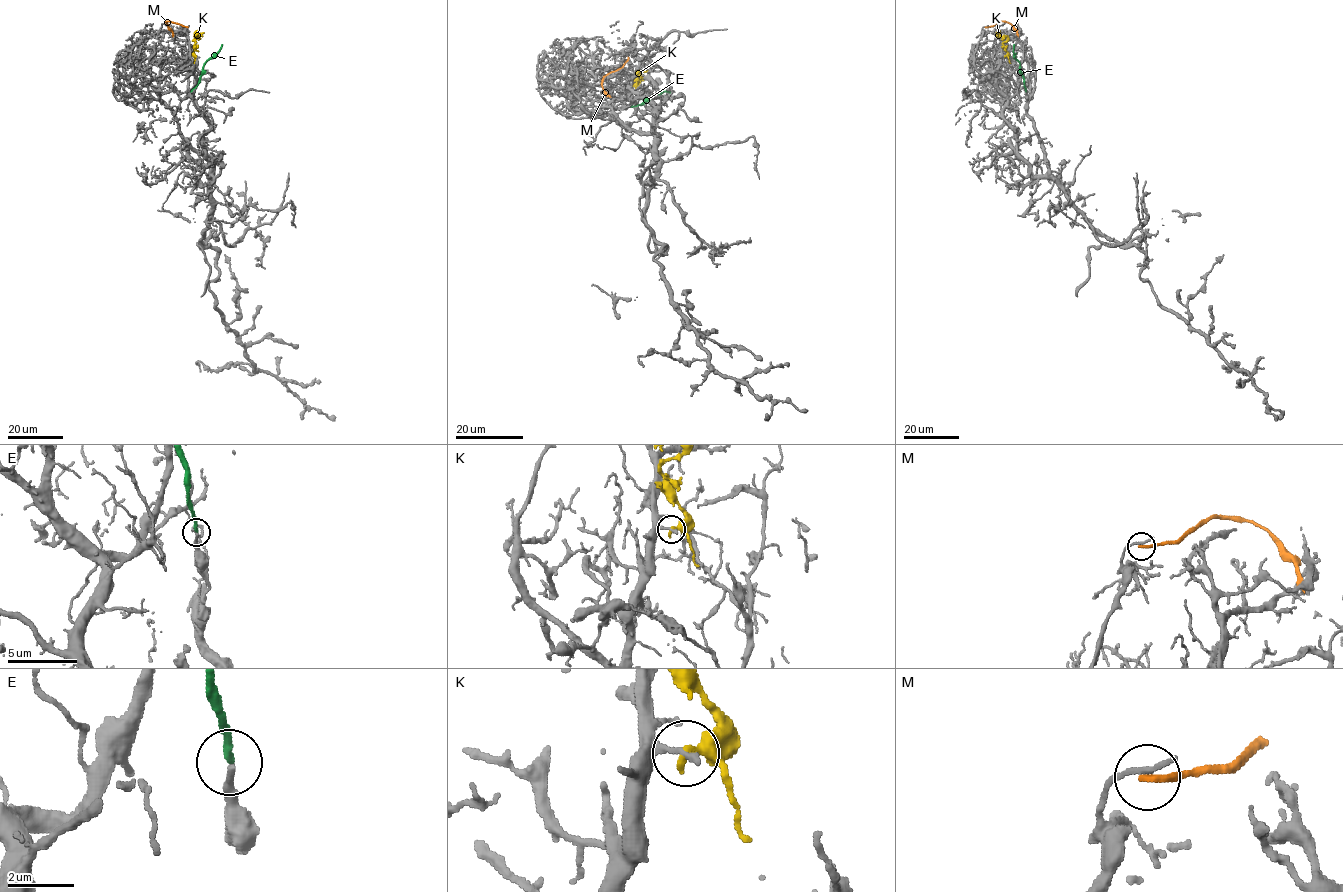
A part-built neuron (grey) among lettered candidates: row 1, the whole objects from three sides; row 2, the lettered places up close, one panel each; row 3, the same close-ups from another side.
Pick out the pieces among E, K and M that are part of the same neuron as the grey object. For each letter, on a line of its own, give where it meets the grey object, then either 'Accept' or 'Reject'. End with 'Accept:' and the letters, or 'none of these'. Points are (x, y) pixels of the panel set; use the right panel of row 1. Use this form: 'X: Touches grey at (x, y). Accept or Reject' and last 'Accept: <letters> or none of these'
E: Touches grey at (1026, 91). Accept
K: Touches grey at (1005, 56). Reject
M: Touches grey at (986, 27). Reject
Accept: E

